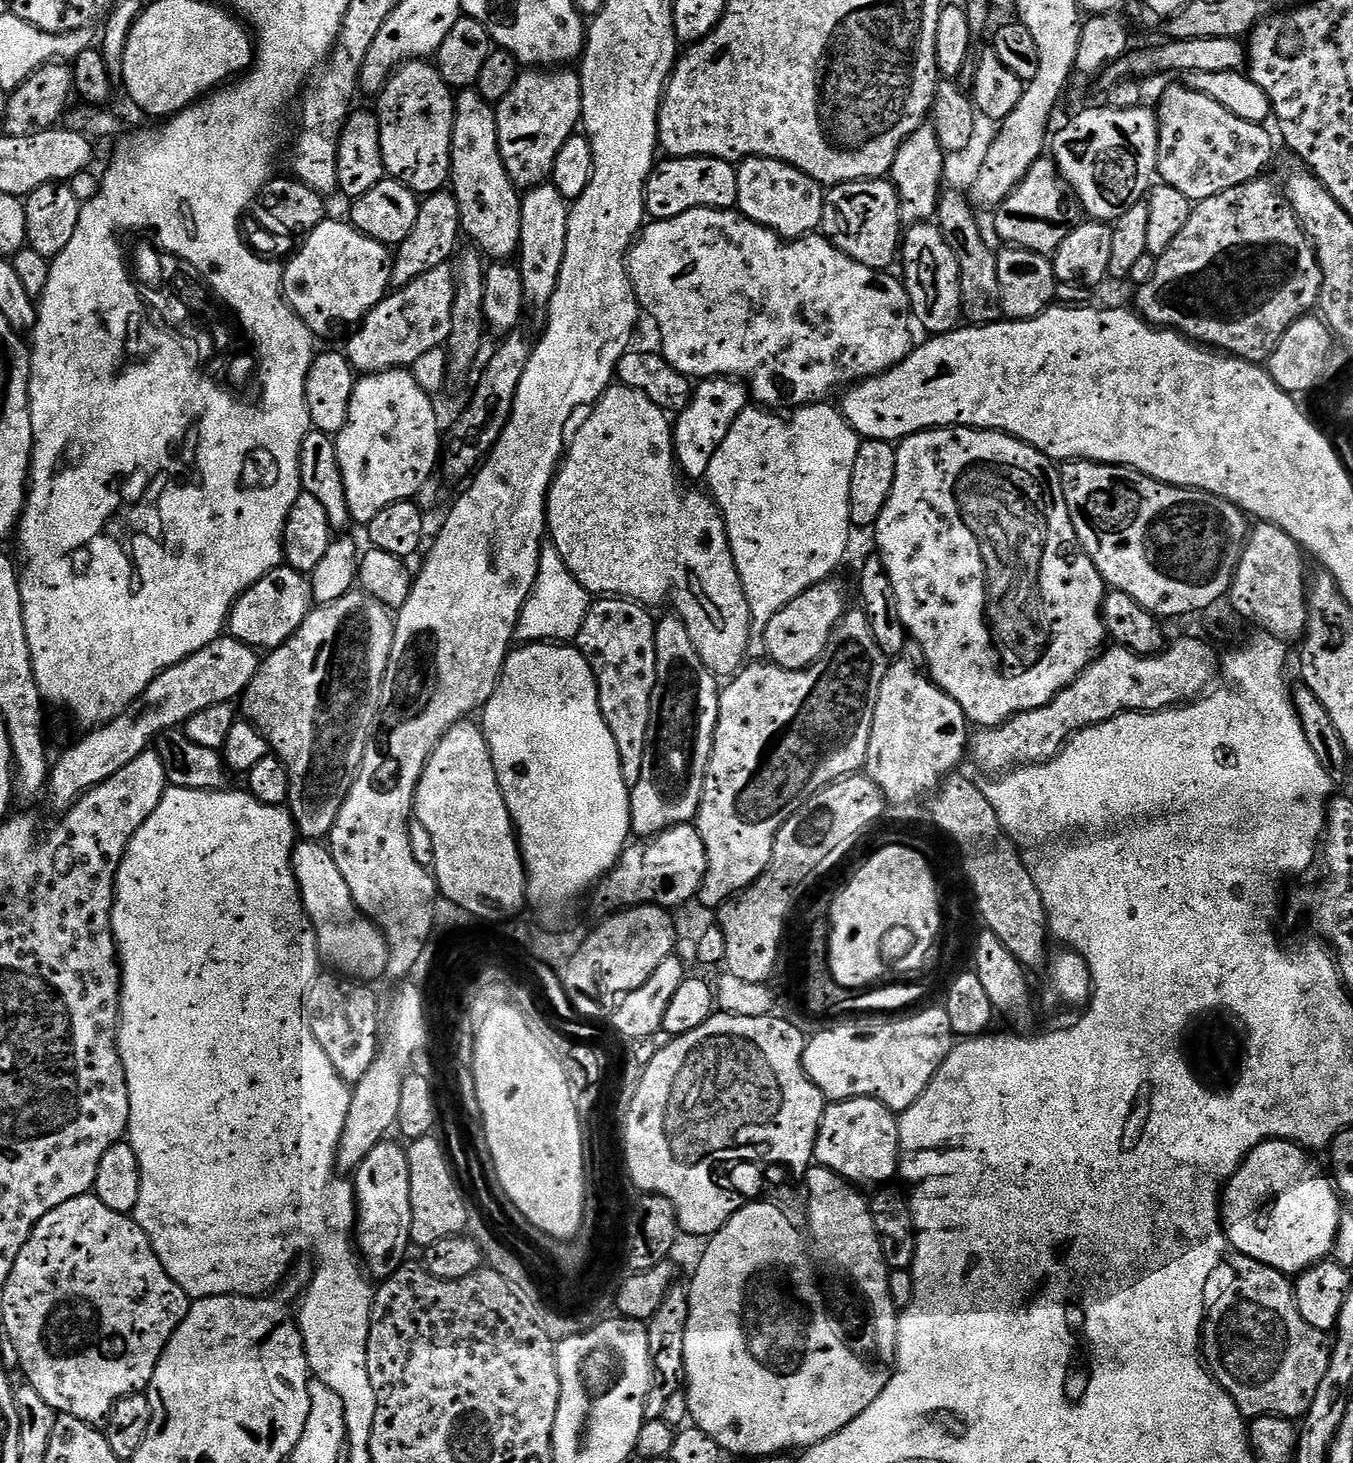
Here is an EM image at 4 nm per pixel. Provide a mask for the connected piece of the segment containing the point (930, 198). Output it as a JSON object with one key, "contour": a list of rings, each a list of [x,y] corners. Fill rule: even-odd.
{"contour":[[[931,122],[921,124],[918,130],[914,130],[914,134],[910,134],[902,142],[902,146],[898,146],[898,154],[894,154],[890,179],[898,194],[901,225],[911,226],[935,221],[942,185],[945,183],[945,155],[944,148],[939,144],[938,134],[935,133],[935,126]]]}

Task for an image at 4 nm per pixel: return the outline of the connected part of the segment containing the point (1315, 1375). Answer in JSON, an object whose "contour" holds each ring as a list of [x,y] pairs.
{"contour":[[[1239,1254],[1229,1255],[1226,1264],[1227,1267],[1232,1267],[1232,1285],[1217,1298],[1213,1306],[1211,1303],[1211,1306],[1207,1309],[1202,1329],[1202,1356],[1206,1361],[1206,1367],[1211,1372],[1212,1377],[1224,1387],[1226,1394],[1230,1394],[1230,1398],[1236,1403],[1238,1410],[1245,1418],[1258,1416],[1302,1418],[1310,1410],[1310,1402],[1314,1402],[1314,1394],[1318,1394],[1318,1386],[1322,1383],[1322,1378],[1326,1378],[1326,1370],[1330,1366],[1330,1358],[1332,1357],[1329,1337],[1323,1332],[1314,1330],[1314,1326],[1310,1326],[1306,1322],[1306,1318],[1302,1318],[1302,1314],[1298,1314],[1294,1284],[1285,1273],[1274,1270],[1254,1258]]]}

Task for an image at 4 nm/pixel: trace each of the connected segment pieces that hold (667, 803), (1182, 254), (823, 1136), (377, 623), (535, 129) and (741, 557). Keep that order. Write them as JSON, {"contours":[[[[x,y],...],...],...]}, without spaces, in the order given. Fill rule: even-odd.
{"contours":[[[[669,614],[669,616],[659,617],[659,619],[656,620],[654,646],[656,647],[656,685],[654,686],[652,705],[650,706],[650,726],[646,730],[646,758],[642,762],[642,778],[638,778],[638,782],[631,785],[630,788],[630,799],[632,801],[632,832],[640,838],[657,836],[657,834],[664,832],[668,828],[695,821],[696,812],[700,809],[704,779],[706,778],[706,770],[708,769],[710,754],[712,753],[712,735],[718,726],[718,710],[720,709],[720,693],[722,691],[717,677],[709,668],[704,667],[702,658],[698,654],[698,650],[690,638],[690,630],[686,626],[686,622],[682,622],[680,616]]],[[[1269,178],[1251,180],[1242,186],[1234,186],[1234,190],[1226,190],[1222,194],[1214,194],[1214,198],[1206,198],[1199,201],[1193,207],[1186,226],[1182,226],[1182,234],[1170,242],[1170,246],[1156,261],[1154,278],[1150,282],[1139,285],[1136,291],[1136,304],[1134,308],[1150,324],[1156,325],[1161,330],[1179,332],[1181,336],[1189,340],[1207,346],[1212,350],[1219,350],[1237,360],[1251,360],[1253,362],[1267,361],[1271,353],[1279,344],[1279,340],[1291,328],[1300,317],[1309,315],[1319,305],[1320,291],[1324,285],[1324,275],[1320,269],[1320,263],[1316,257],[1316,251],[1312,248],[1312,242],[1308,239],[1304,229],[1300,227],[1300,219],[1296,216],[1287,195],[1282,194],[1282,188]]],[[[865,1096],[862,1098],[850,1098],[849,1100],[837,1100],[829,1103],[822,1114],[822,1122],[818,1126],[818,1138],[816,1139],[814,1160],[819,1167],[828,1168],[831,1172],[836,1173],[837,1176],[840,1176],[853,1186],[865,1184],[866,1187],[872,1188],[875,1184],[884,1184],[887,1180],[897,1179],[900,1171],[900,1122],[897,1113],[891,1112],[891,1110],[889,1110],[880,1100],[866,1098]]],[[[363,590],[347,592],[342,598],[338,598],[334,602],[313,607],[307,618],[302,622],[302,626],[298,626],[295,634],[282,646],[271,649],[261,659],[260,669],[254,674],[250,686],[244,691],[242,703],[244,703],[245,713],[243,712],[243,715],[256,725],[259,732],[267,738],[269,749],[288,768],[288,773],[290,774],[290,794],[288,795],[287,807],[291,811],[292,821],[296,824],[297,833],[305,841],[320,842],[325,838],[331,837],[334,822],[342,810],[346,794],[350,790],[350,786],[356,777],[356,772],[360,768],[362,754],[366,750],[366,742],[372,736],[373,728],[376,727],[376,715],[380,709],[382,678],[386,674],[386,666],[390,658],[390,650],[392,649],[395,633],[394,616],[386,605],[374,599],[371,594]]],[[[568,66],[521,71],[514,90],[510,90],[510,94],[495,105],[495,109],[498,146],[510,178],[517,189],[536,188],[551,177],[558,150],[562,150],[580,124],[580,73]]],[[[828,402],[806,404],[803,408],[797,408],[791,413],[789,420],[783,420],[783,415],[769,414],[763,407],[749,406],[738,414],[734,426],[730,426],[730,434],[722,438],[722,446],[714,450],[714,458],[710,458],[710,466],[706,477],[707,491],[710,493],[720,513],[724,516],[724,525],[728,535],[728,545],[734,558],[734,566],[738,570],[738,578],[742,582],[742,590],[746,594],[746,602],[750,606],[752,625],[750,626],[750,638],[748,639],[747,659],[752,662],[760,662],[767,657],[766,650],[766,626],[770,626],[770,618],[778,614],[794,598],[798,598],[806,590],[810,590],[815,584],[821,584],[833,575],[832,572],[844,560],[848,552],[848,539],[854,533],[852,515],[850,514],[850,478],[854,474],[854,458],[858,458],[858,450],[862,443],[860,437],[850,425],[848,419],[840,411],[839,407],[832,408]]]]}

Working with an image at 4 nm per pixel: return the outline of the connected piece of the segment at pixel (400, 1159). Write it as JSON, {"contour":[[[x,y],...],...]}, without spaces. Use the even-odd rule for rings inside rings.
{"contour":[[[392,1138],[381,1140],[370,1154],[366,1154],[360,1167],[354,1172],[354,1191],[356,1193],[355,1243],[362,1257],[363,1267],[369,1277],[383,1282],[404,1267],[408,1248],[412,1244],[412,1207],[410,1206],[410,1166],[408,1154],[403,1143],[395,1144]]]}

